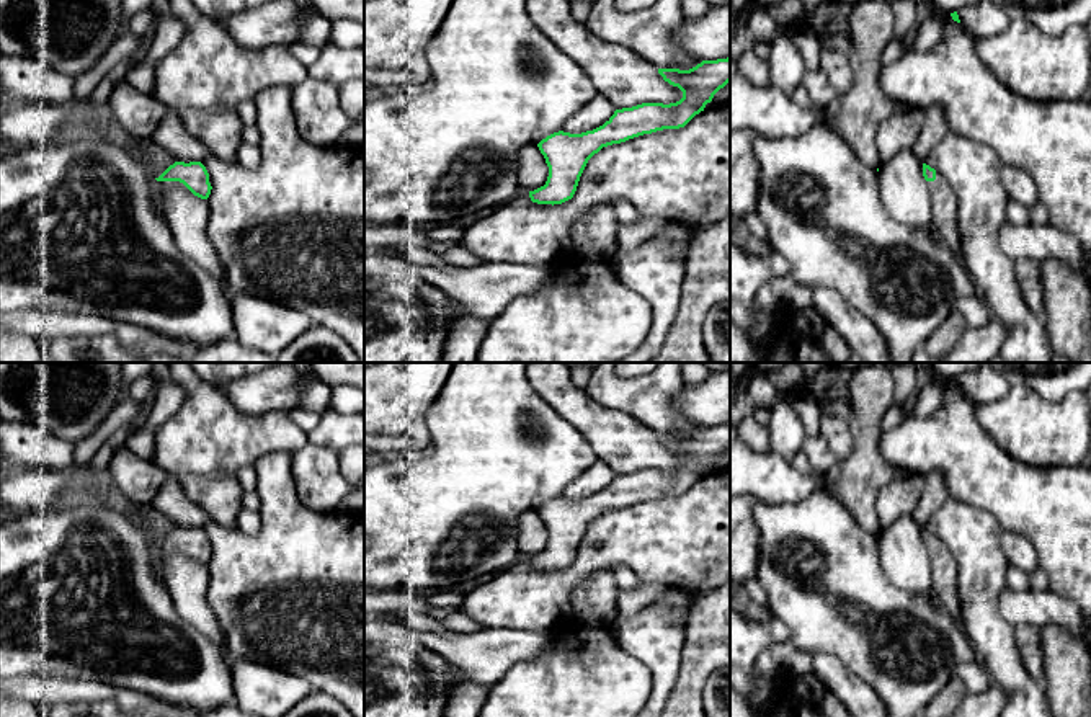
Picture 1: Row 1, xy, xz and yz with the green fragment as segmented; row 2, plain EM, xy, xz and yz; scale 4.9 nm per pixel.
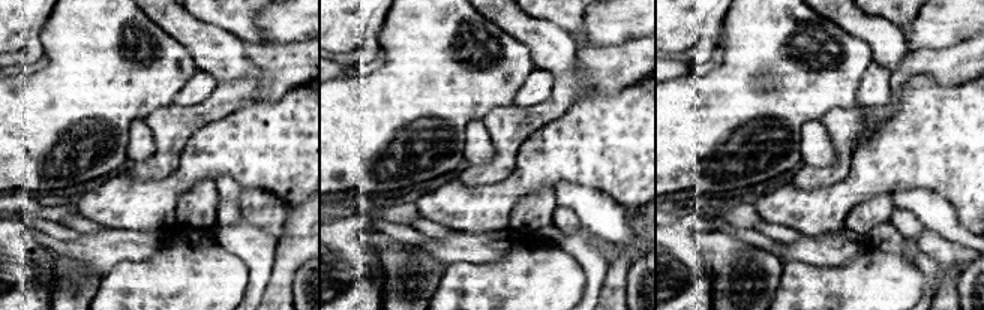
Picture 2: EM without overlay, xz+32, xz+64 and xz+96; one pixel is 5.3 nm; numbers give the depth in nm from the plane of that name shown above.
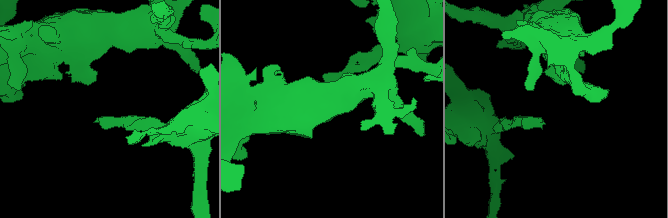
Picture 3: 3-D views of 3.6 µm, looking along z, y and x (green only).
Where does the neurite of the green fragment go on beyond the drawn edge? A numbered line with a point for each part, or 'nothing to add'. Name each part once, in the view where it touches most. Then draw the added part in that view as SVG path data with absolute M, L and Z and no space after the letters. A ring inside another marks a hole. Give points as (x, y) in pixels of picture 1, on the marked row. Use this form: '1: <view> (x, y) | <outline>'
1: xy (160, 187) | M155 181L155 191L157 191L157 198L158 198L158 206L162 204L162 194L170 189L170 188L178 188L178 189L185 189L189 191L183 183L180 181Z

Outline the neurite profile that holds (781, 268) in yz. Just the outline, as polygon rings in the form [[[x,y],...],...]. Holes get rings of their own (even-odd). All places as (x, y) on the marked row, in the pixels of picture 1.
[[[764,248],[759,255],[771,266],[773,276],[794,279],[792,266],[782,255],[779,255],[777,252],[771,248]]]

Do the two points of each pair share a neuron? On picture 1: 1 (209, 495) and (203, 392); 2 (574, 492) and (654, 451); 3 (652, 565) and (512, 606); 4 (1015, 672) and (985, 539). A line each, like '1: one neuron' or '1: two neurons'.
1: one neuron
2: two neurons
3: one neuron
4: one neuron

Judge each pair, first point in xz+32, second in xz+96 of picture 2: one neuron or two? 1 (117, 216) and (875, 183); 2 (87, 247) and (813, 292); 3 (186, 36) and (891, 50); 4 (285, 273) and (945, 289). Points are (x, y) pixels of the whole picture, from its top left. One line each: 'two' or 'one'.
1: one
2: two
3: one
4: one

